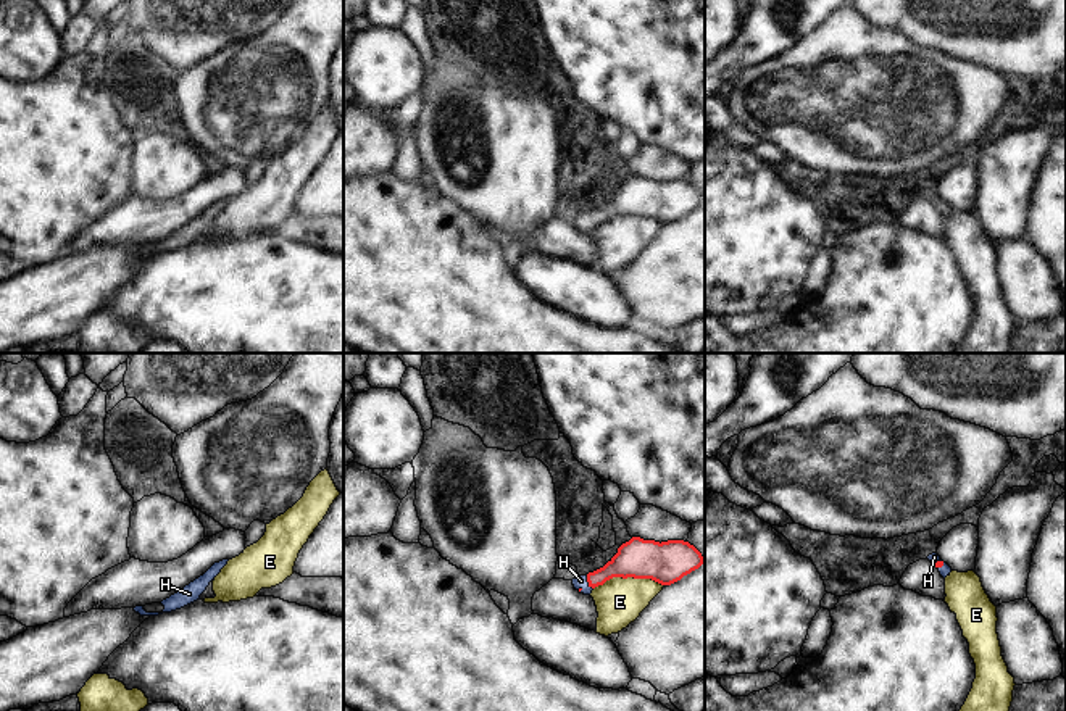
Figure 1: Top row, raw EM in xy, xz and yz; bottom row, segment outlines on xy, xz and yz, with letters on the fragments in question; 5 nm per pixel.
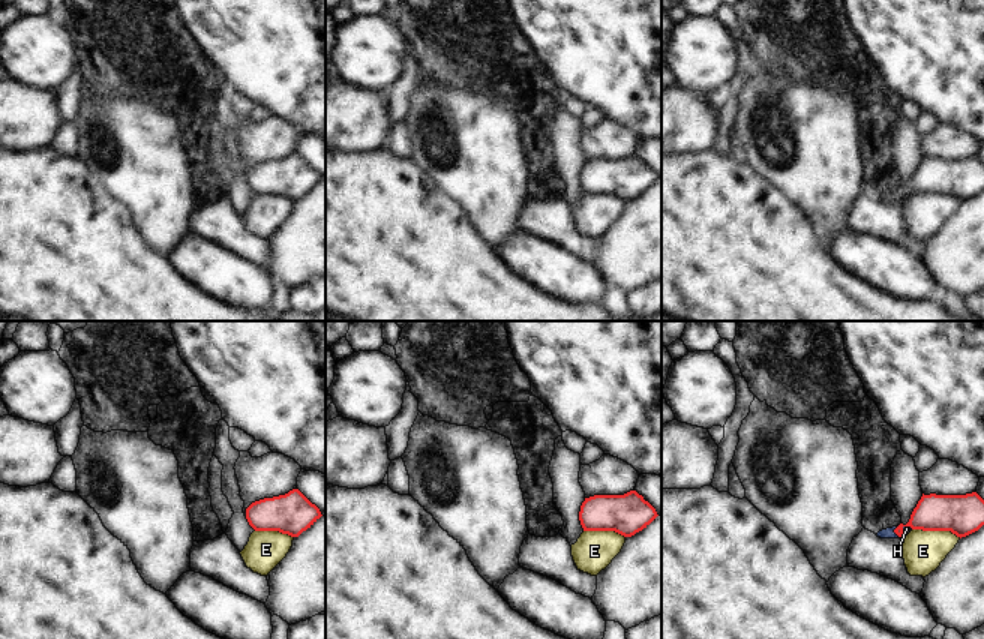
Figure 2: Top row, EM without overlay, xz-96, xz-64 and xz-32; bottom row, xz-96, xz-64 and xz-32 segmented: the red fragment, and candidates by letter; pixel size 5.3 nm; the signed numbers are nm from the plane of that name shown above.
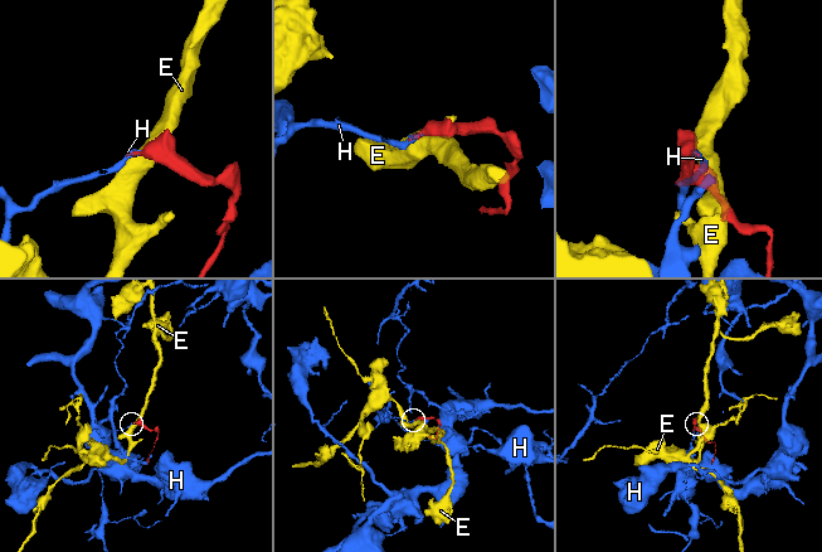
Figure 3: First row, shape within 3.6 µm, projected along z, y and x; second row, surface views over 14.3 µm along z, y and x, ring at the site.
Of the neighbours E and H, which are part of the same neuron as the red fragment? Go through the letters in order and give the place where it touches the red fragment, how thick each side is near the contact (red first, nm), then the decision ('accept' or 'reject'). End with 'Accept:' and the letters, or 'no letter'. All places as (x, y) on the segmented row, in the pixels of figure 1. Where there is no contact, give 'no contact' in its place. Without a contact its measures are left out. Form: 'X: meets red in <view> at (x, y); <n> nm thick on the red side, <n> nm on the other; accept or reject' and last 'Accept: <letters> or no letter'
E: meets red in xz at (628, 576); 200 nm thick on the red side, 240 nm on the other; reject
H: meets red in xz at (587, 581); 180 nm thick on the red side, 60 nm on the other; accept
Accept: H

